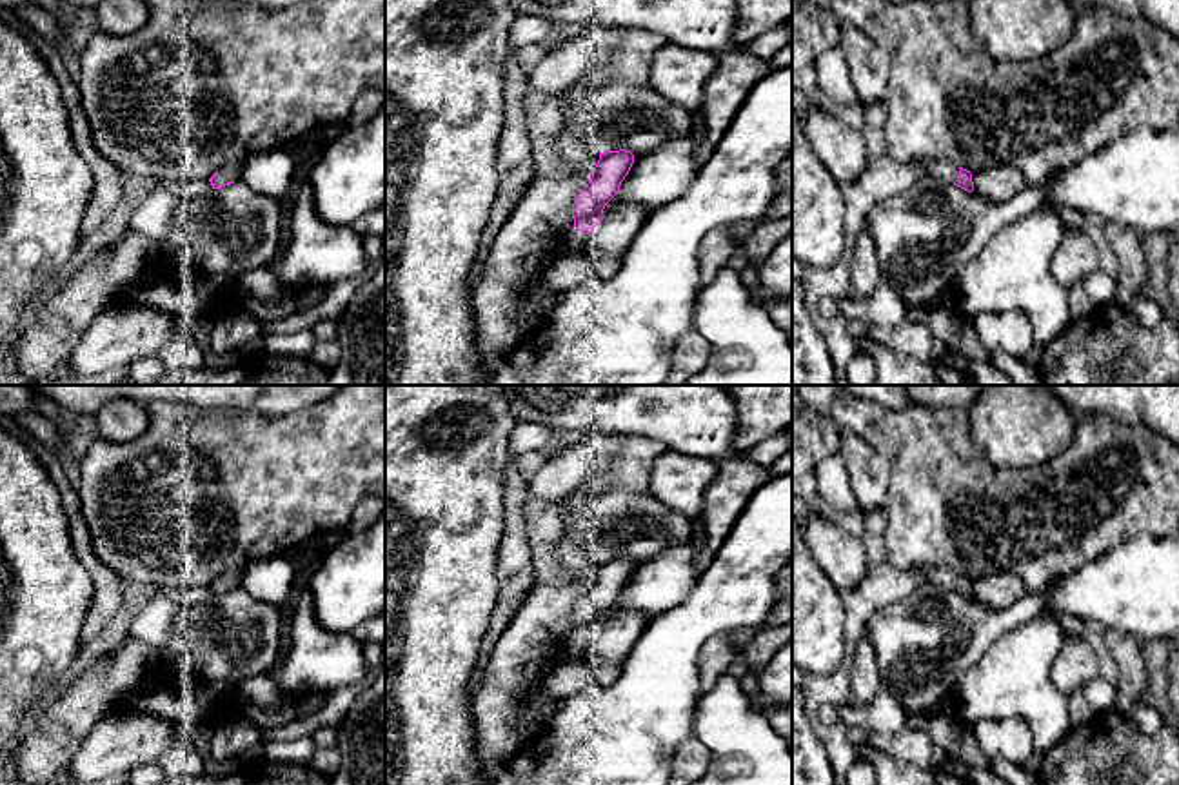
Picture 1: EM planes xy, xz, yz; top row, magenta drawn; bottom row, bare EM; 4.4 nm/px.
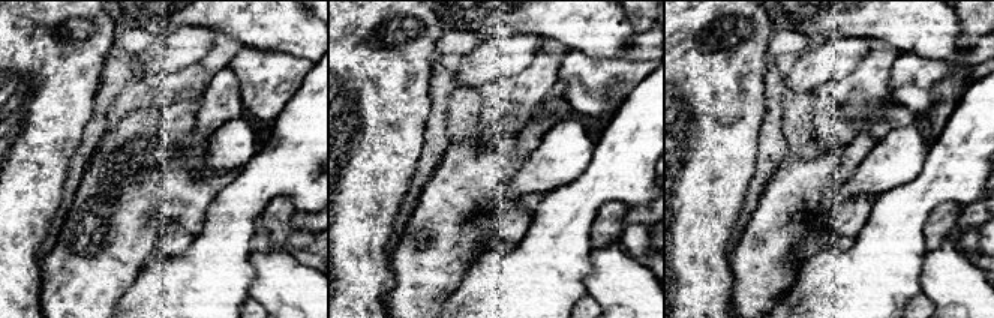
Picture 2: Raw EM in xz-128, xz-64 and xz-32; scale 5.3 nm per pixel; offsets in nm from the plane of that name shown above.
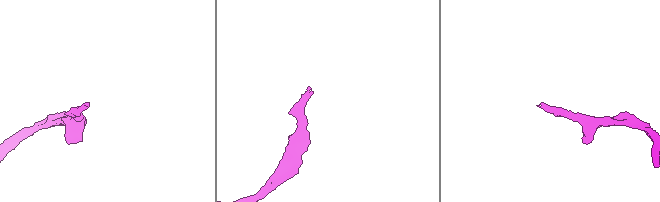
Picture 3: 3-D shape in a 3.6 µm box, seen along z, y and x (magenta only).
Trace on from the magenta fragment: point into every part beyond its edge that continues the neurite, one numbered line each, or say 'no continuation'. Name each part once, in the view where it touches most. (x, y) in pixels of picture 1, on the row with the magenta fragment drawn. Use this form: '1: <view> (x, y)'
1: xy (231, 173)

